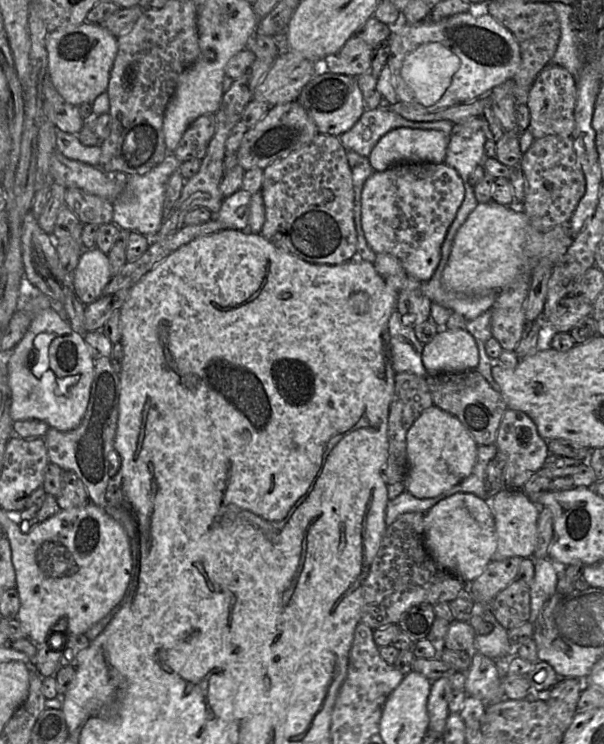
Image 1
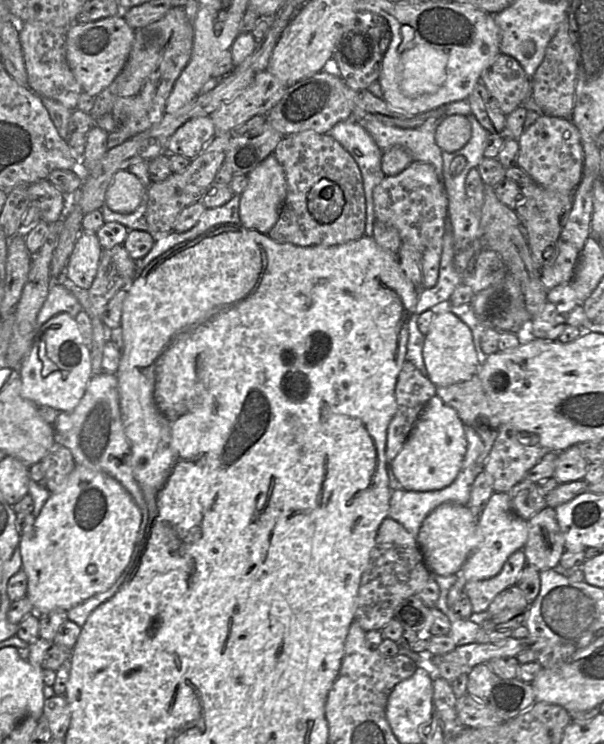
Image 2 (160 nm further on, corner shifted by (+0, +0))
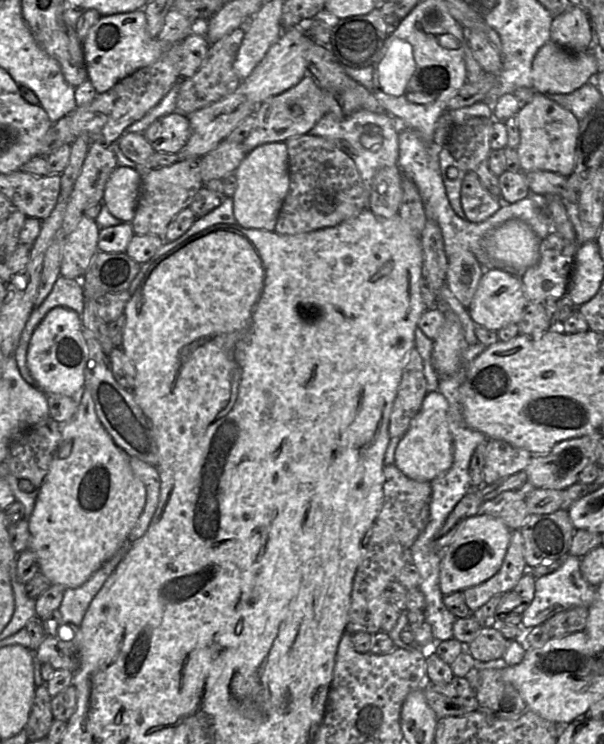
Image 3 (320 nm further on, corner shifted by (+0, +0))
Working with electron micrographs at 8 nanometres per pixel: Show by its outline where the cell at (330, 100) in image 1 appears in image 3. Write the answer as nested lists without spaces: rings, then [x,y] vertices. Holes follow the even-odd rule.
[[[306,75],[297,85],[261,103],[254,116],[255,125],[250,135],[242,142],[248,154],[256,147],[272,142],[285,142],[290,138],[308,134],[327,113],[324,90],[311,75]]]

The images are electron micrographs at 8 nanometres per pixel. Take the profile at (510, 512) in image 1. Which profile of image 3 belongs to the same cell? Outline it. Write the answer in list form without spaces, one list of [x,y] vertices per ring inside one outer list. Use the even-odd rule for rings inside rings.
[[[482,514],[464,520],[457,528],[450,544],[442,551],[439,573],[439,585],[443,595],[462,592],[469,587],[479,585],[490,579],[500,569],[510,543],[511,529],[499,518]]]

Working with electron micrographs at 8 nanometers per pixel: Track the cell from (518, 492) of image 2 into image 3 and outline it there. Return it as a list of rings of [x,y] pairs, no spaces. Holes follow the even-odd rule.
[[[507,491],[482,503],[478,515],[487,514],[501,519],[511,530],[519,530],[529,517],[527,504],[516,491]]]

